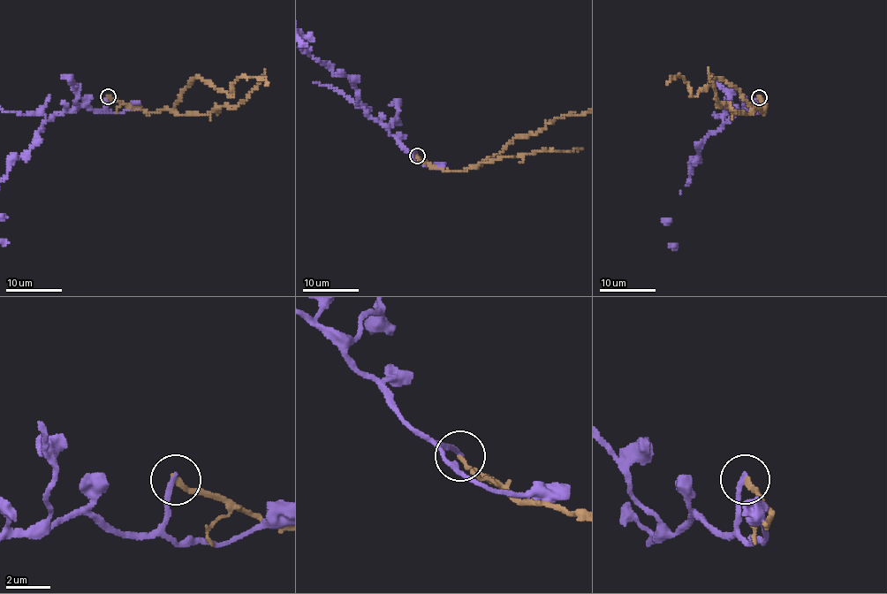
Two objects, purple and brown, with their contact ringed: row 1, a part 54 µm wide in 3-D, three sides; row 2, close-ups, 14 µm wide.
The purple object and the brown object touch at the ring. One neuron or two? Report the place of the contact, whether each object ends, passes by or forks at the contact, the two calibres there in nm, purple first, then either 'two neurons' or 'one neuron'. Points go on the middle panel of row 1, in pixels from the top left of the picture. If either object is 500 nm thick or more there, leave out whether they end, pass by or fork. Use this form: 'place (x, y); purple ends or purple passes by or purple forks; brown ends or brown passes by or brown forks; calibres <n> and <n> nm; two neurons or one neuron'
place (417, 156); purple ends; brown ends; calibres 240 and 220 nm; two neurons

